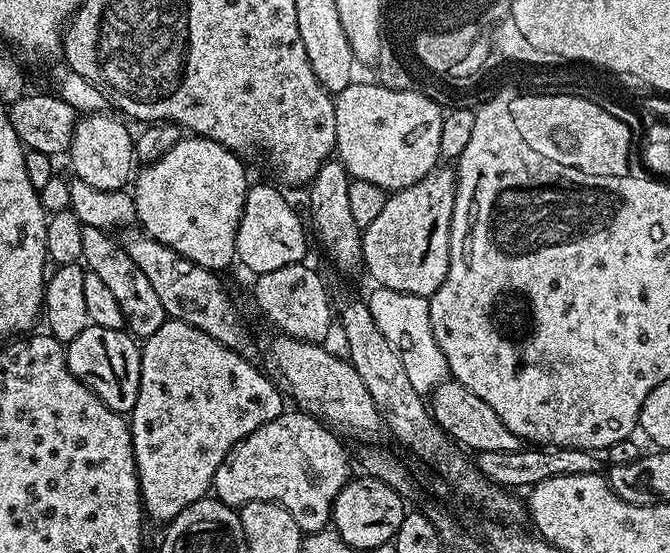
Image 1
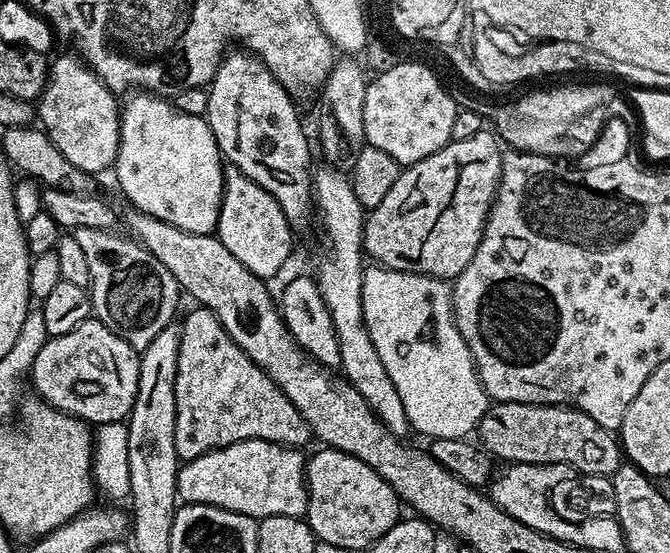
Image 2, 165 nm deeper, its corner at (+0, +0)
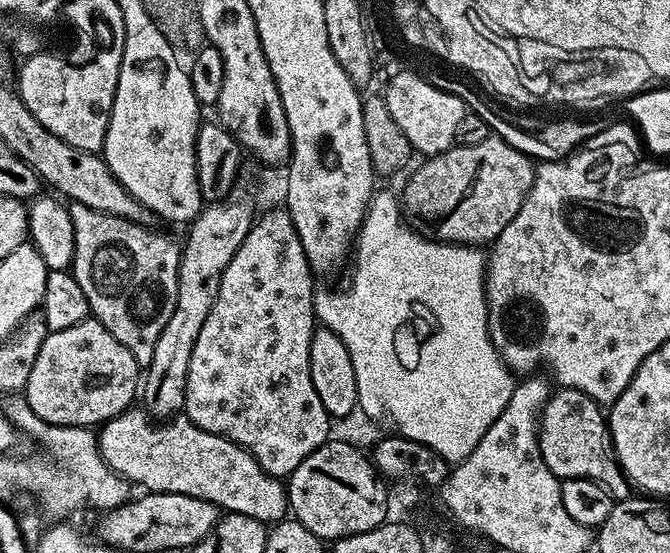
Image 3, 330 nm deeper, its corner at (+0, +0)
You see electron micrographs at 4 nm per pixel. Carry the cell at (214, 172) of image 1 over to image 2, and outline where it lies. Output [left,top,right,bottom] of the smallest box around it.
[114,92,226,235]

